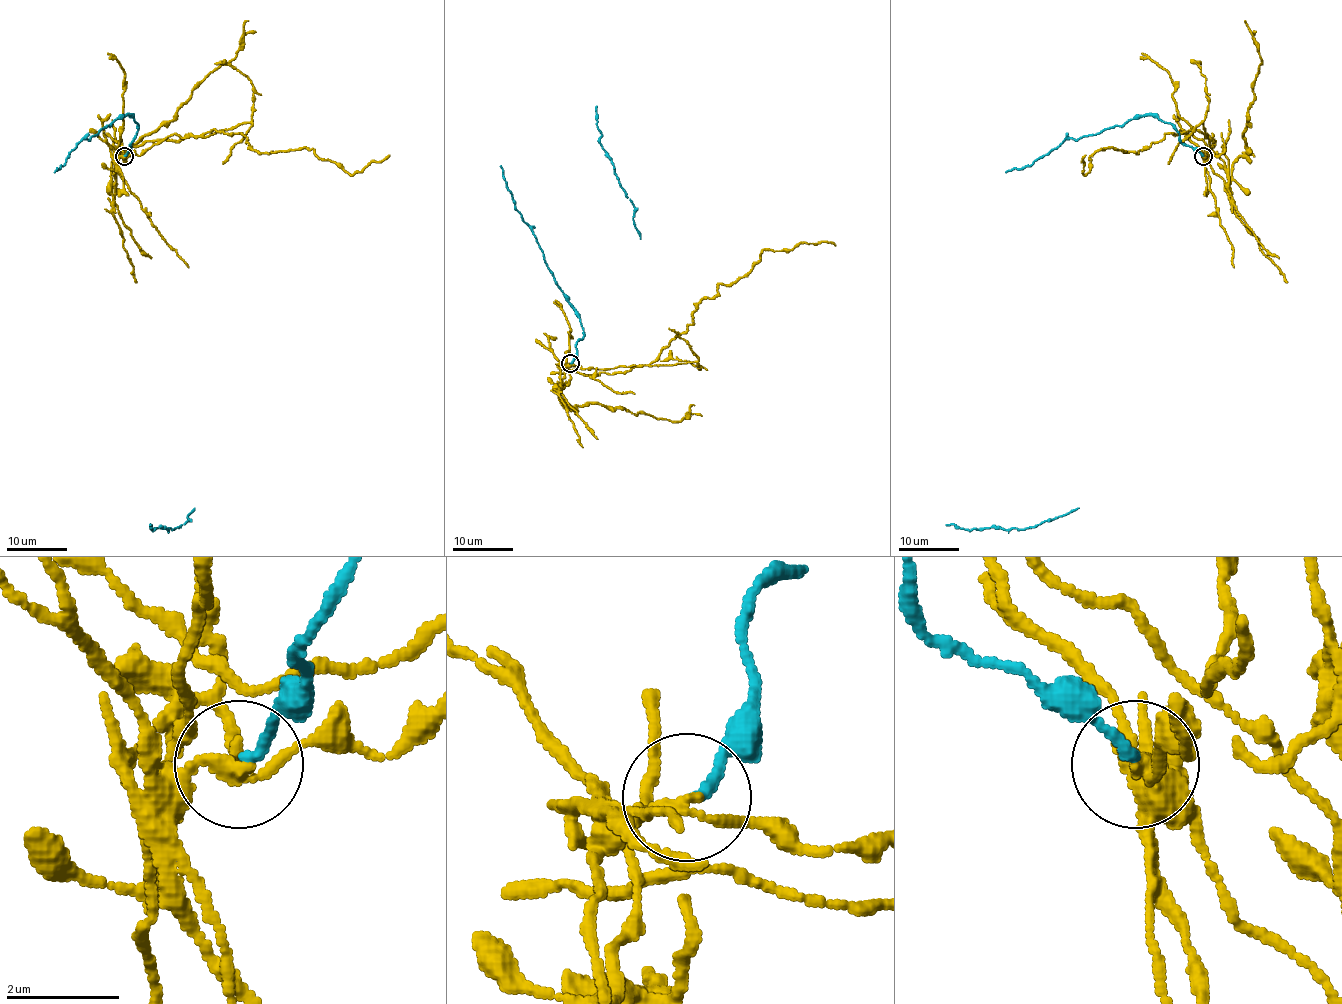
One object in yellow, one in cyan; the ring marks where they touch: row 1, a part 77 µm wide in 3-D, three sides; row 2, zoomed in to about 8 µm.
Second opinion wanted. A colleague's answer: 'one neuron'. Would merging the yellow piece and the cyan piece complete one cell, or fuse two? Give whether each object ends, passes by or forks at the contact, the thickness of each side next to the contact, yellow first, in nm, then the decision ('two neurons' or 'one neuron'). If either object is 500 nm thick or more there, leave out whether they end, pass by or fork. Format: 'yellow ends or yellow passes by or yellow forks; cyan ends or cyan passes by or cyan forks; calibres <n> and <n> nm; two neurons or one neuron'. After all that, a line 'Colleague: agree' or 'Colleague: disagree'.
yellow passes by; cyan ends; calibres 190 and 180 nm; two neurons
Colleague: disagree

